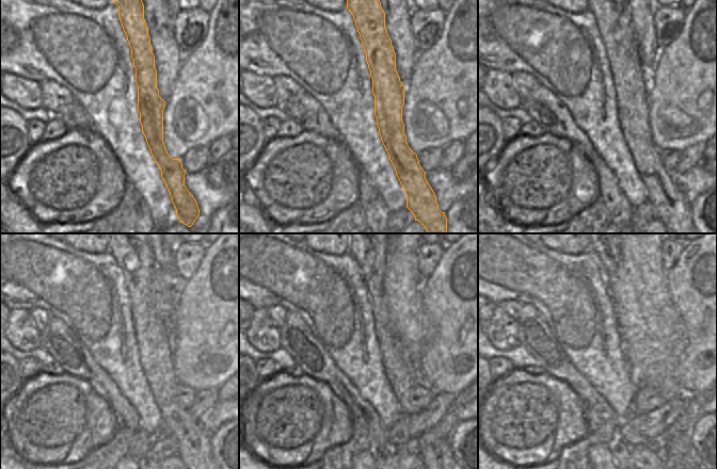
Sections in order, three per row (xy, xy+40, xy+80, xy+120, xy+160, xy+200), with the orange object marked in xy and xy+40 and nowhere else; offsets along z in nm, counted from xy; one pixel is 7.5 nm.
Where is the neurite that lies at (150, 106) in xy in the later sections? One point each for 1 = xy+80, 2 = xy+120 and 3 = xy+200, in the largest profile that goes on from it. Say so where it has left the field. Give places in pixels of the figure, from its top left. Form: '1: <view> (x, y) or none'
1: xy+80 (612, 17)
2: xy+120 (133, 255)
3: xy+200 (607, 255)

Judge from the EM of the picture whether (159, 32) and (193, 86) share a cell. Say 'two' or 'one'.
two

